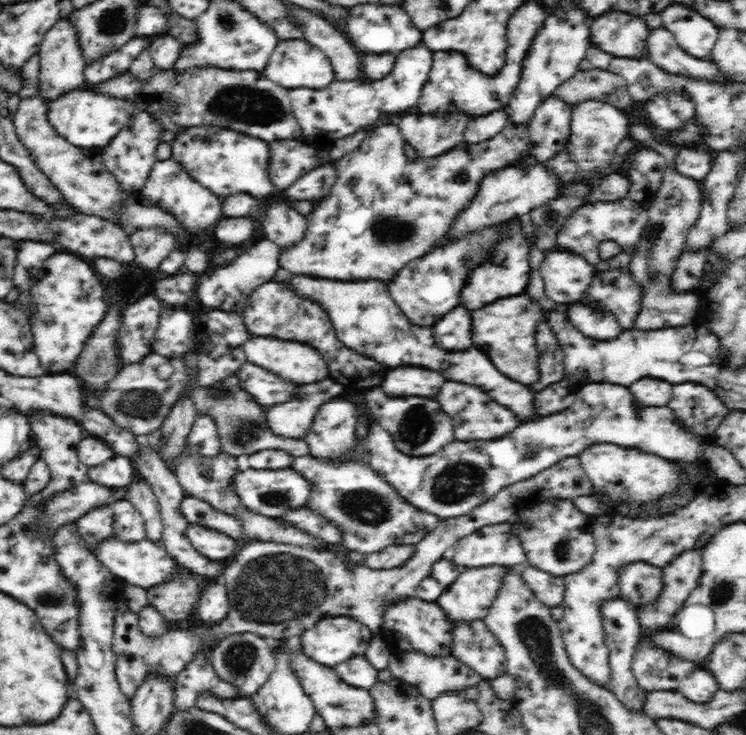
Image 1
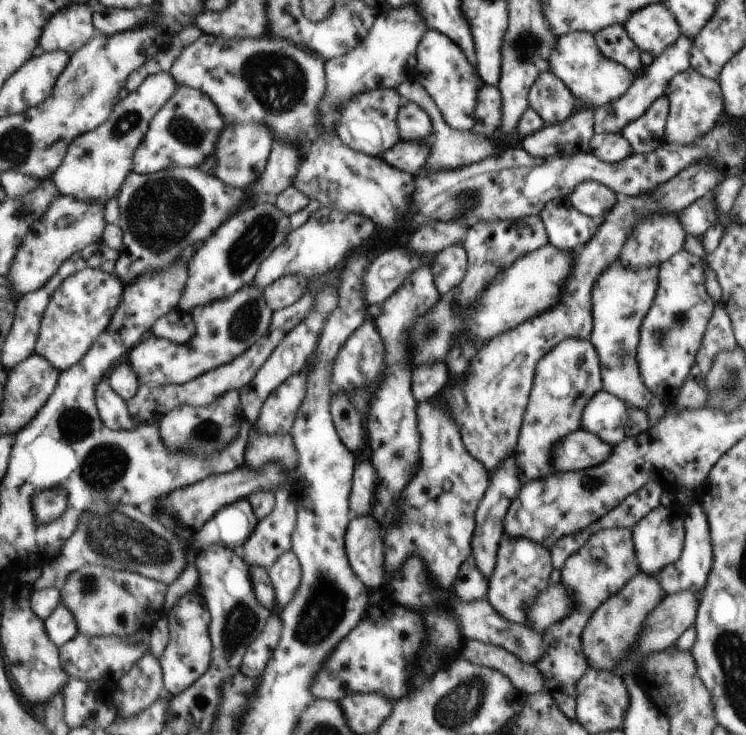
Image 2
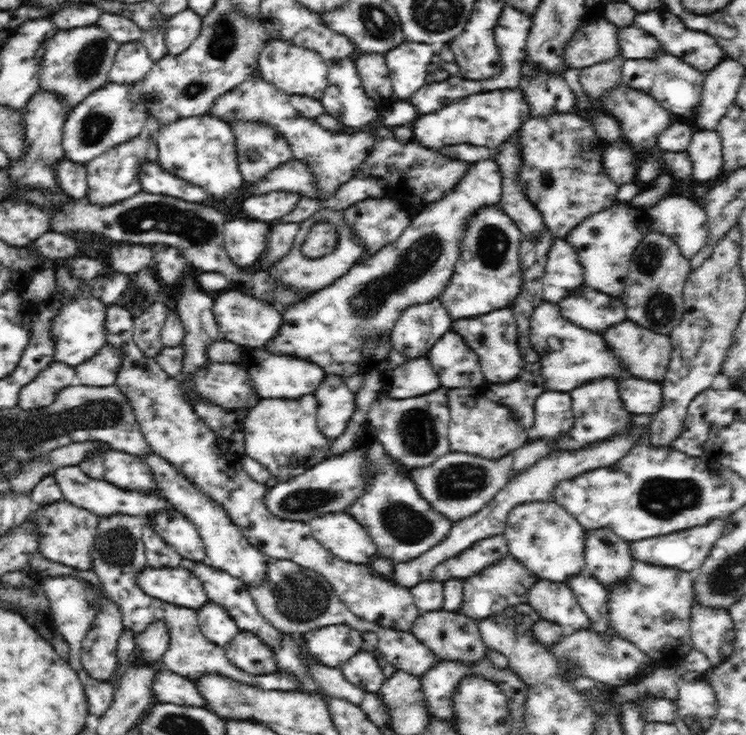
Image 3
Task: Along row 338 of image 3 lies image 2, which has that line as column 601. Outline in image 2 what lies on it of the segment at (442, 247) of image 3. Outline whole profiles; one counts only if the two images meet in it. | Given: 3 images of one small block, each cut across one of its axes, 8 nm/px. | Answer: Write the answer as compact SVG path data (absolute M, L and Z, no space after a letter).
M616 261L604 268L592 288L593 331L588 341L599 354L601 390L643 410L653 394L640 375L636 348L639 346L640 324L656 296L658 270L657 265L632 269Z

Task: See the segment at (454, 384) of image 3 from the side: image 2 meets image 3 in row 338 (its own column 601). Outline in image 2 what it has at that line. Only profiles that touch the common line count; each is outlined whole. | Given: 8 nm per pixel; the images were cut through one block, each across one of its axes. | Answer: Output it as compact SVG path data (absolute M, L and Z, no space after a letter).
M581 430L581 432L572 432L565 440L565 444L557 444L550 449L550 462L555 462L555 452L557 450L557 468L567 471L583 471L585 468L597 466L599 462L605 460L605 450L607 457L611 452L611 446L605 441L601 442L597 436Z

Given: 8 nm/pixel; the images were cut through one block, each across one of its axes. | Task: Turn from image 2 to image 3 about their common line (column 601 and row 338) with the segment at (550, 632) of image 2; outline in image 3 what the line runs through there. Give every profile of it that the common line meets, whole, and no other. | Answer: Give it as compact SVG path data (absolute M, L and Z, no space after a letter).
M543 301L532 313L529 341L534 354L538 355L541 375L544 379L543 391L570 390L582 386L582 384L595 381L604 376L612 378L625 378L626 370L618 364L619 359L614 358L612 352L606 350L606 342L602 340L600 333L584 330L576 324L572 324L562 316L557 303Z

